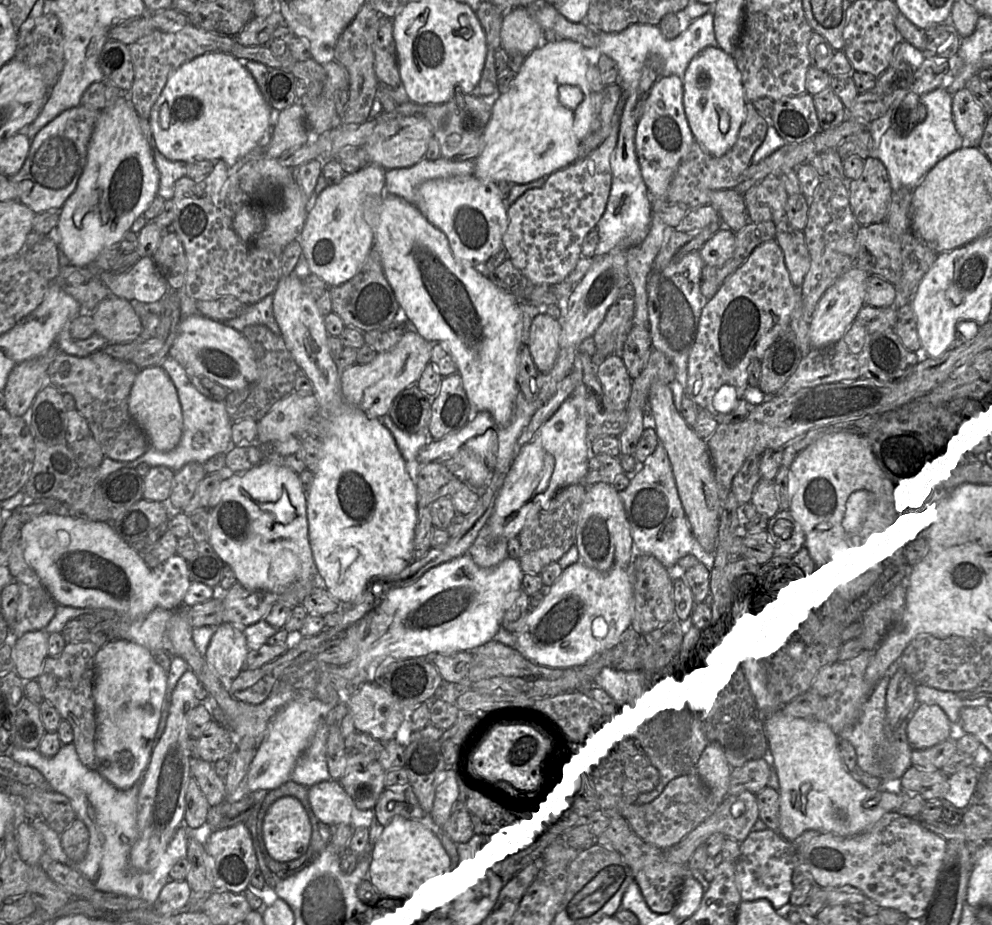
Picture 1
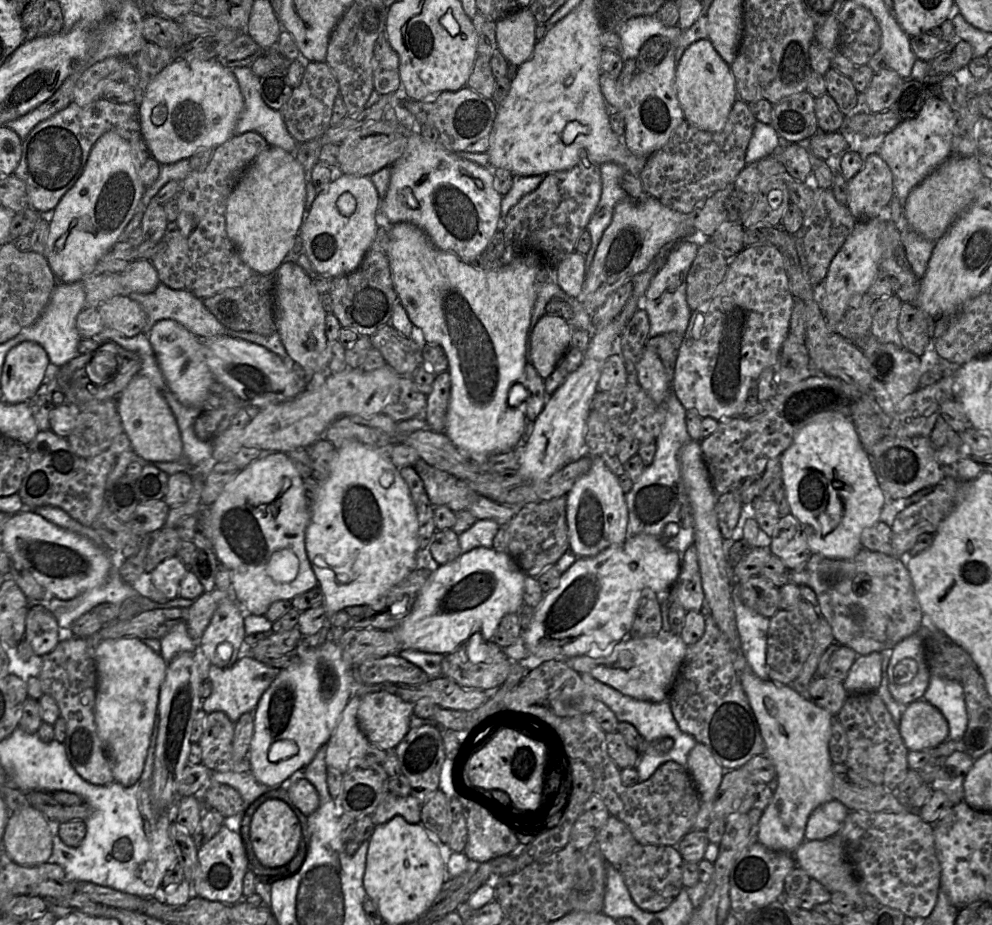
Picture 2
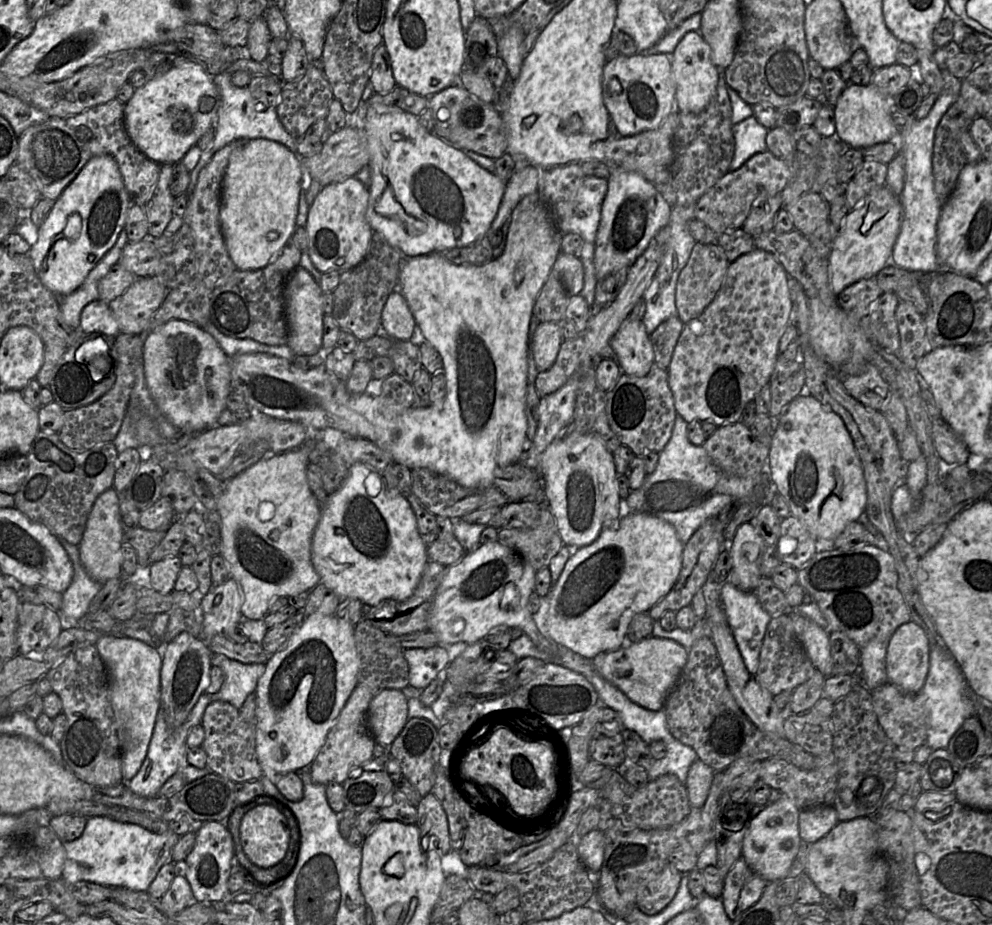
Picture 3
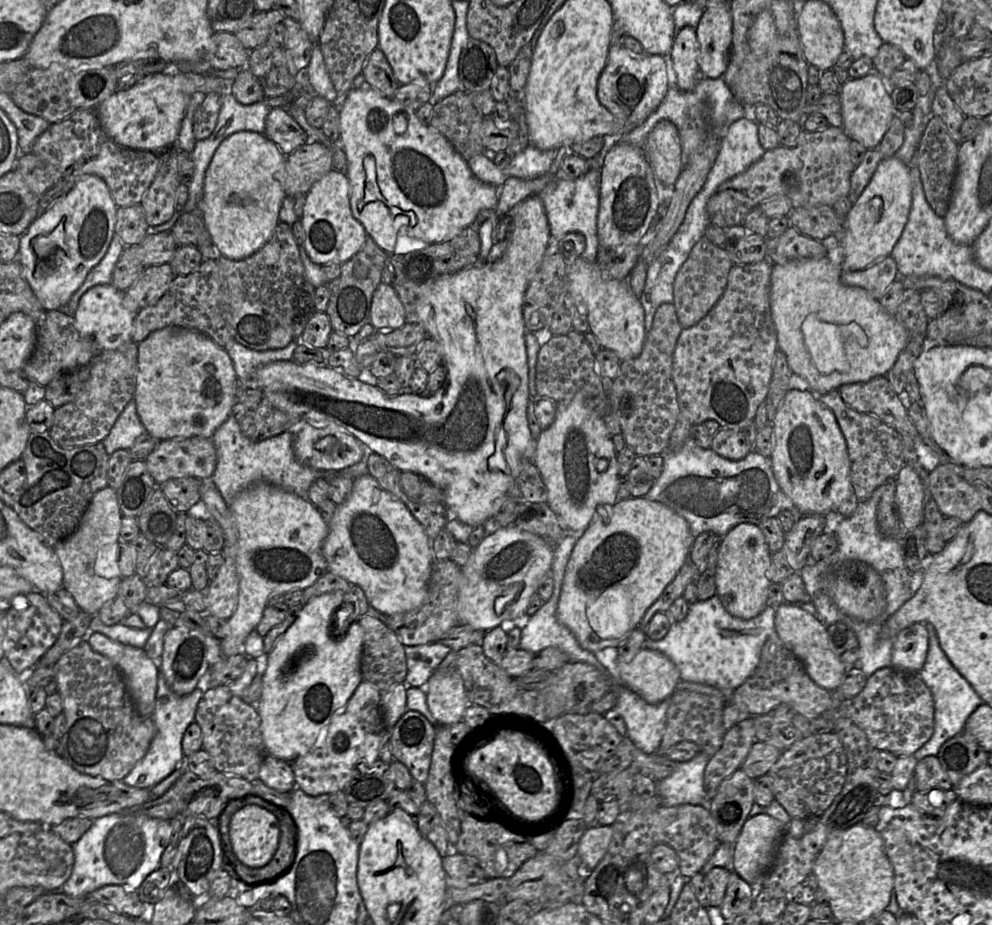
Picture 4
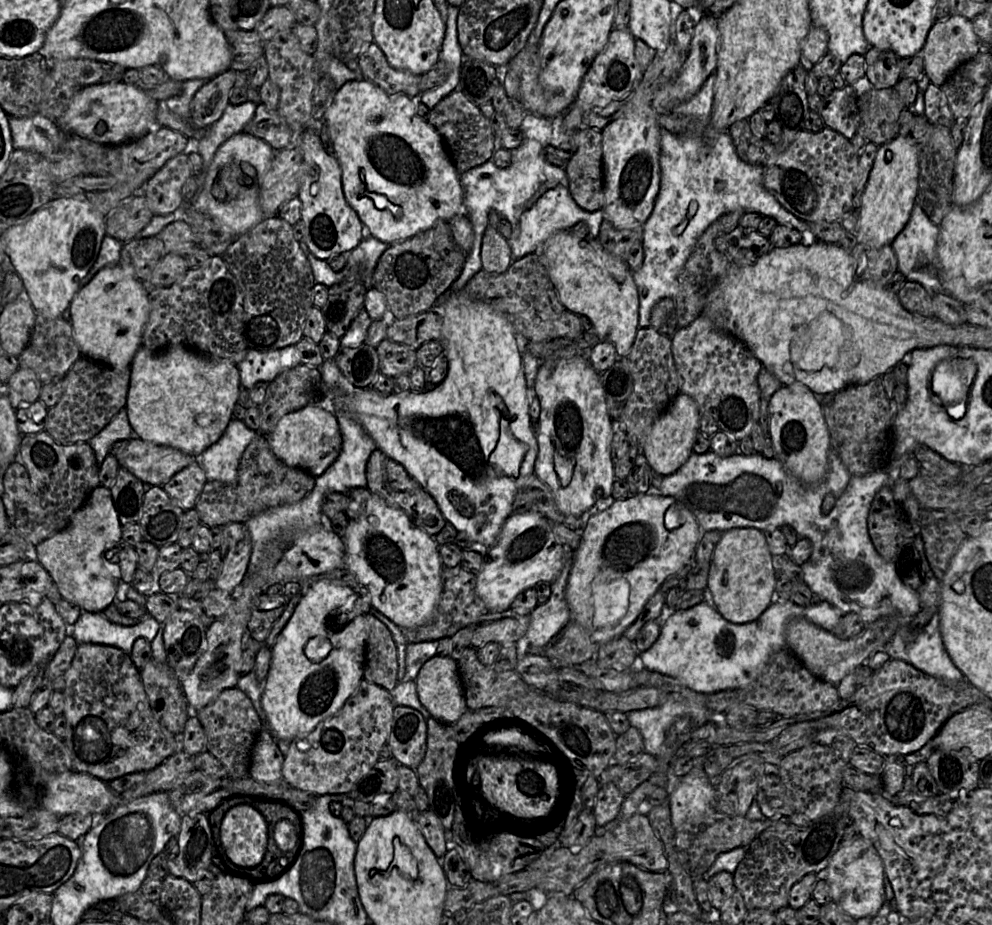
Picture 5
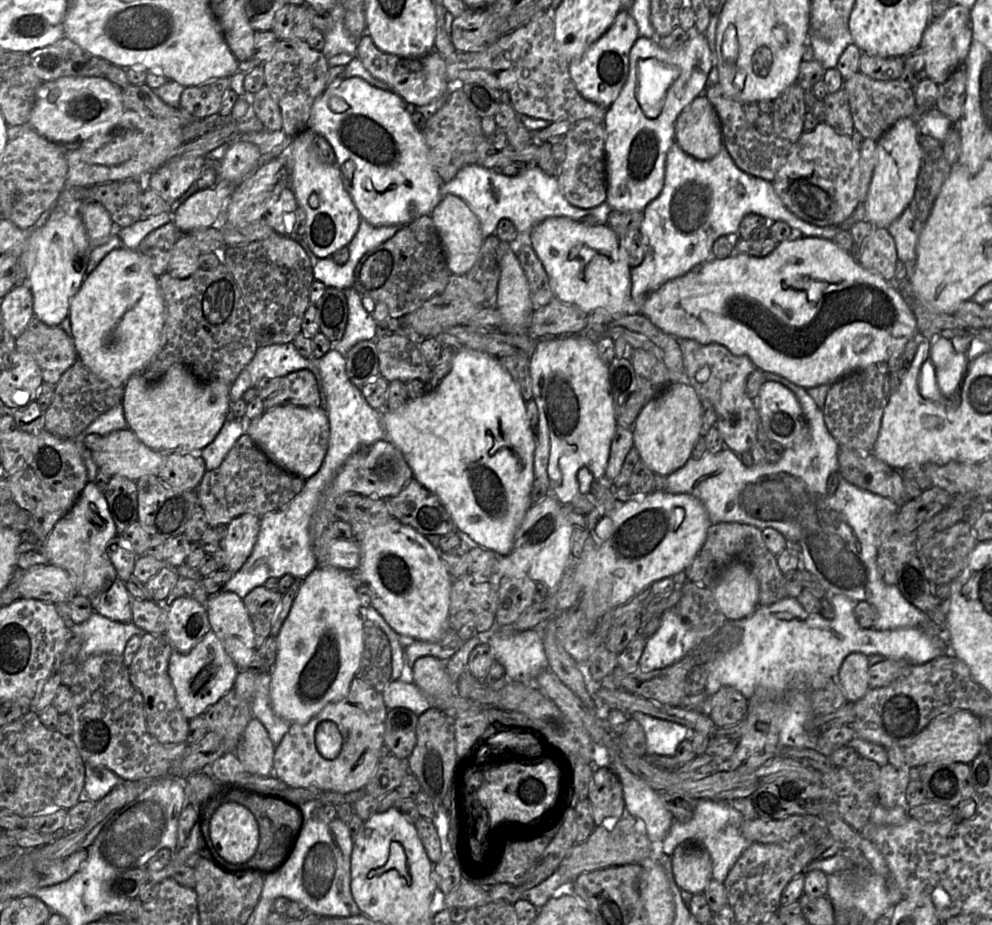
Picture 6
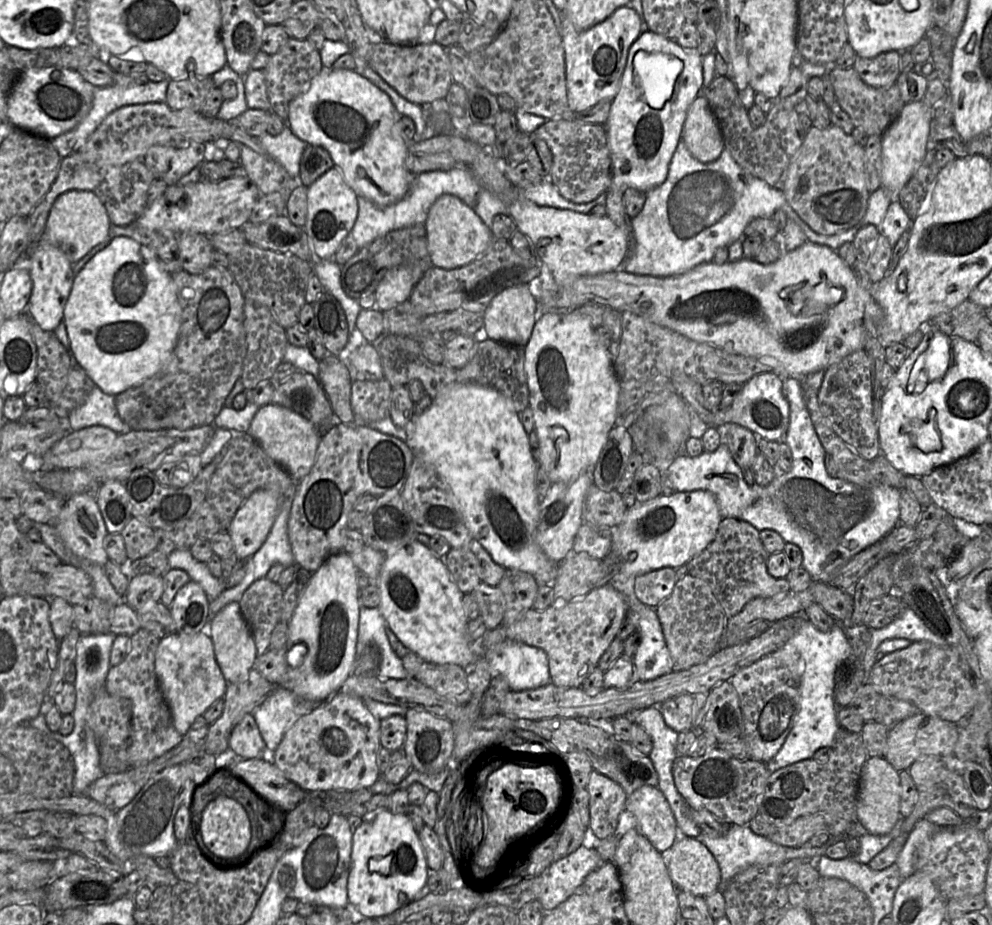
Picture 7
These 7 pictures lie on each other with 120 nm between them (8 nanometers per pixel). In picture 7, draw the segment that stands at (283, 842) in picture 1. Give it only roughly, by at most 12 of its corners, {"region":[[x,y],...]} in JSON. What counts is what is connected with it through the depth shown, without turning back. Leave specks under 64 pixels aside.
{"region":[[218,797],[199,830],[223,859],[247,854],[251,823],[236,800]]}

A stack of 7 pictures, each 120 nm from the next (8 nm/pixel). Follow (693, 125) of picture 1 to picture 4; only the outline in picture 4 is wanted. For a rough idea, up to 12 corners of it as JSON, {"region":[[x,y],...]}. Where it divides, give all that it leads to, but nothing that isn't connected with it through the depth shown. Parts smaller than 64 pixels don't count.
{"region":[[694,27],[677,31],[671,56],[678,87],[693,90],[700,79]]}

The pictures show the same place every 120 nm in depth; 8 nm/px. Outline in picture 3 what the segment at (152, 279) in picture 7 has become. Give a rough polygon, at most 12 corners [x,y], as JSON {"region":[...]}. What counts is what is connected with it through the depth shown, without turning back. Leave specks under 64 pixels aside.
{"region":[[97,299],[82,310],[82,334],[115,338],[119,327],[107,302]]}

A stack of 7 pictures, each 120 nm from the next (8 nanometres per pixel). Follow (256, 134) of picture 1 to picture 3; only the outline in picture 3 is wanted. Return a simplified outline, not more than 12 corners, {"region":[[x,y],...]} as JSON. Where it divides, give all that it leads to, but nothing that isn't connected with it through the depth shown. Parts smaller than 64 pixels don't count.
{"region":[[176,57],[124,105],[126,131],[175,164],[212,128],[220,93]]}

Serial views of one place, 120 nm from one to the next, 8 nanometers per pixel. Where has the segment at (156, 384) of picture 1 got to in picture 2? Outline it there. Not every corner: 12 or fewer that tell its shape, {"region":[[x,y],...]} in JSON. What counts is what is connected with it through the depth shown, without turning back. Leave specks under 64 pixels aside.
{"region":[[151,380],[117,397],[131,449],[149,462],[184,458],[177,421]]}

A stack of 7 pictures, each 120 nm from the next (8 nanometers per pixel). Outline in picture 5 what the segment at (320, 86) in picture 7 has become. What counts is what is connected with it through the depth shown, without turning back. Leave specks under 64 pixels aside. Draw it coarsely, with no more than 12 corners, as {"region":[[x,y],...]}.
{"region":[[369,80],[323,123],[347,202],[389,245],[464,213],[416,100]]}

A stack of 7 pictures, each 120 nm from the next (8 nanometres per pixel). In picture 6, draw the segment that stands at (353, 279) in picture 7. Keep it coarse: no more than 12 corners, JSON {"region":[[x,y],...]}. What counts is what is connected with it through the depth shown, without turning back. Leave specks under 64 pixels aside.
{"region":[[431,215],[367,252],[353,288],[400,319],[450,280]]}

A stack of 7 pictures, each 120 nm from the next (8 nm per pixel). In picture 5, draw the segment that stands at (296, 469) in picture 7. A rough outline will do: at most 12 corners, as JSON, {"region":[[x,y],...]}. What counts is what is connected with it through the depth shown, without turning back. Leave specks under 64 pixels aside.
{"region":[[334,411],[286,414],[266,438],[282,462],[315,477],[342,447]]}

